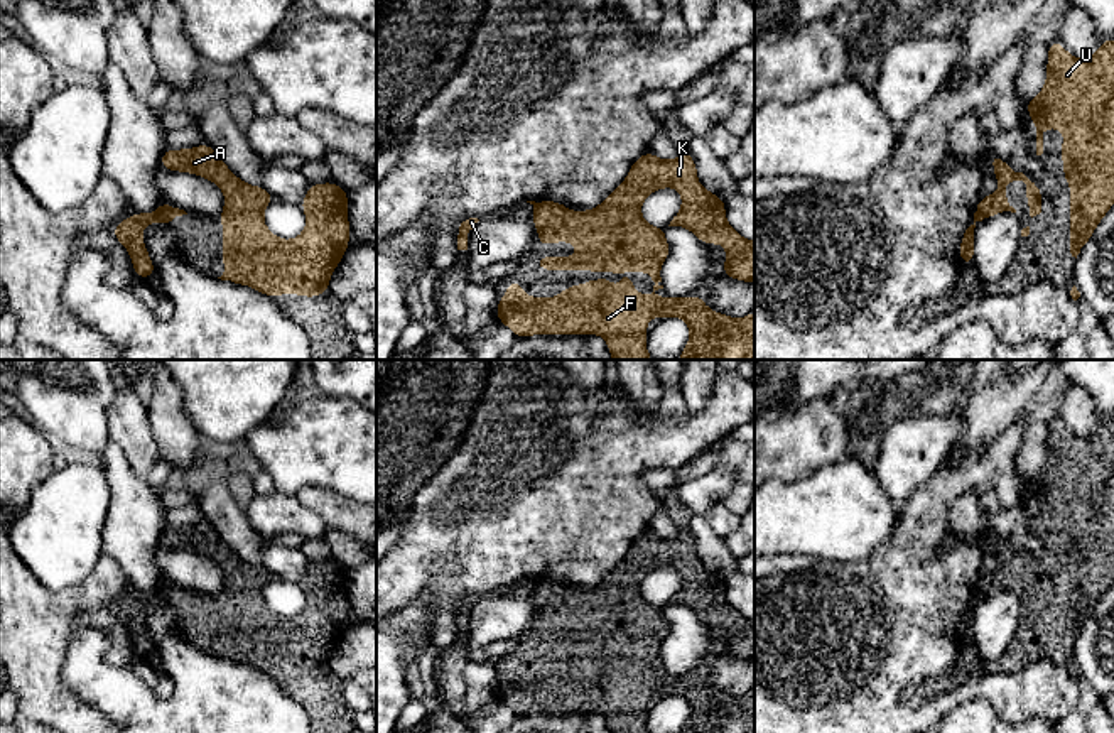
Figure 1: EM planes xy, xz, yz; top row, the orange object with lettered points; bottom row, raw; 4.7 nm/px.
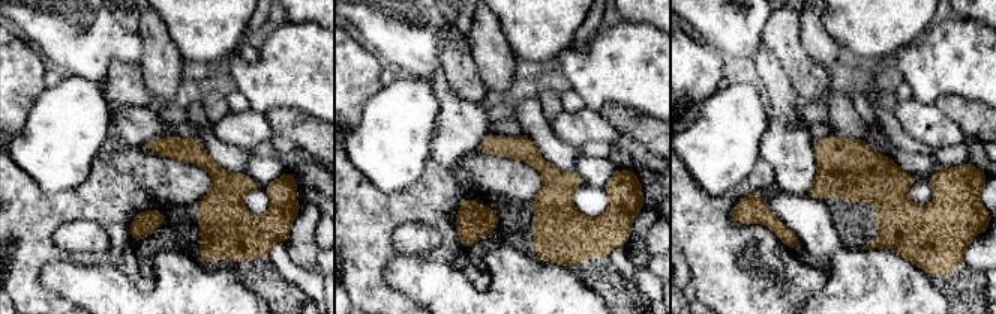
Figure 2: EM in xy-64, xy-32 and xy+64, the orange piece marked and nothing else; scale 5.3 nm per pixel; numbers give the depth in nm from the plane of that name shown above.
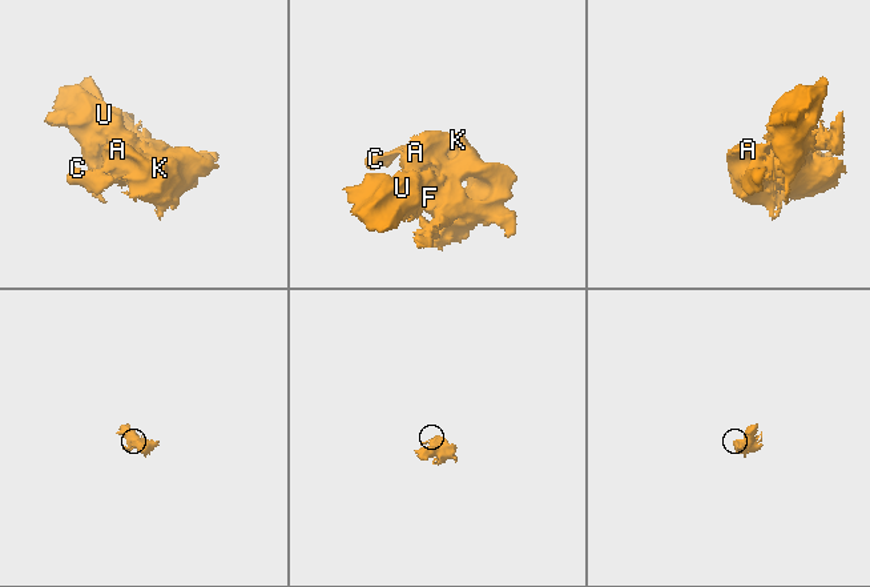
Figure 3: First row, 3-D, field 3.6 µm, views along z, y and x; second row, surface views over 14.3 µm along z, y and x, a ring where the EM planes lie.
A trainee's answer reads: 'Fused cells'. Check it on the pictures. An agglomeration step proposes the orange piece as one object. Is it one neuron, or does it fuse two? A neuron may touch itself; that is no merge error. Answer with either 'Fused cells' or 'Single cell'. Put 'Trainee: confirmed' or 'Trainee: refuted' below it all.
Single cell
Trainee: refuted

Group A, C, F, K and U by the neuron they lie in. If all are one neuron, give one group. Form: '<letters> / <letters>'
A C F K U

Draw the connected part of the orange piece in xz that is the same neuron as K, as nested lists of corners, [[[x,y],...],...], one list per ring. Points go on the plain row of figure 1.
[[[648,529],[633,540],[625,559],[594,588],[571,589],[557,579],[527,581],[533,584],[532,600],[538,608],[537,622],[545,625],[549,622],[571,620],[581,628],[572,635],[538,633],[538,649],[611,649],[614,654],[619,649],[648,650],[655,660],[653,669],[646,676],[643,672],[636,672],[633,655],[621,655],[621,664],[616,669],[614,664],[603,655],[599,660],[589,657],[586,664],[576,662],[562,667],[559,676],[528,676],[527,671],[520,667],[520,657],[513,657],[513,660],[506,664],[506,674],[498,677],[496,698],[508,704],[516,716],[533,713],[599,713],[606,718],[611,733],[648,733],[645,721],[650,708],[645,704],[645,699],[652,696],[663,698],[673,694],[684,698],[690,709],[689,721],[680,733],[754,733],[754,689],[746,696],[736,698],[709,687],[700,672],[685,677],[663,677],[655,674],[658,667],[663,667],[660,662],[660,647],[668,635],[670,623],[665,616],[665,608],[648,603],[640,588],[646,574],[662,566],[675,566],[682,573],[682,588],[673,595],[668,605],[684,605],[690,608],[704,623],[722,622],[726,625],[726,642],[721,650],[731,657],[754,662],[754,620],[743,616],[726,600],[724,578],[699,562],[694,535],[685,529],[673,539],[662,539]]]

